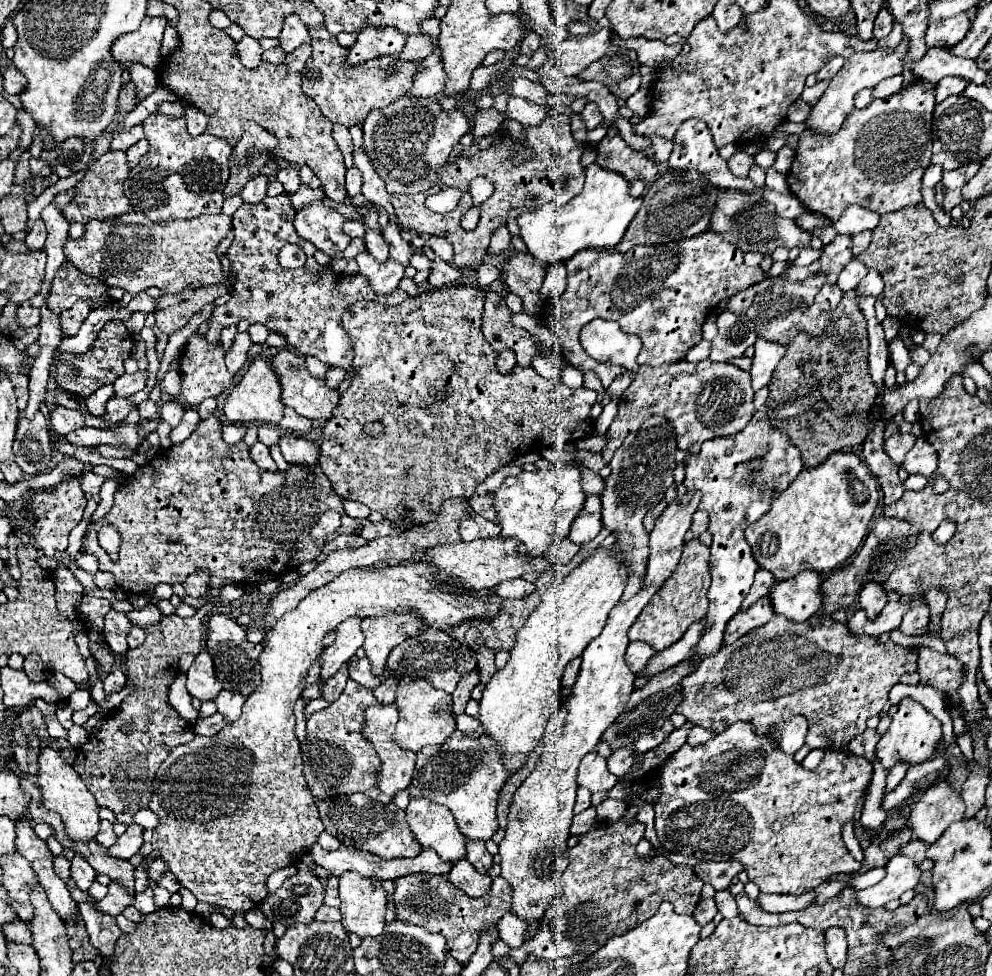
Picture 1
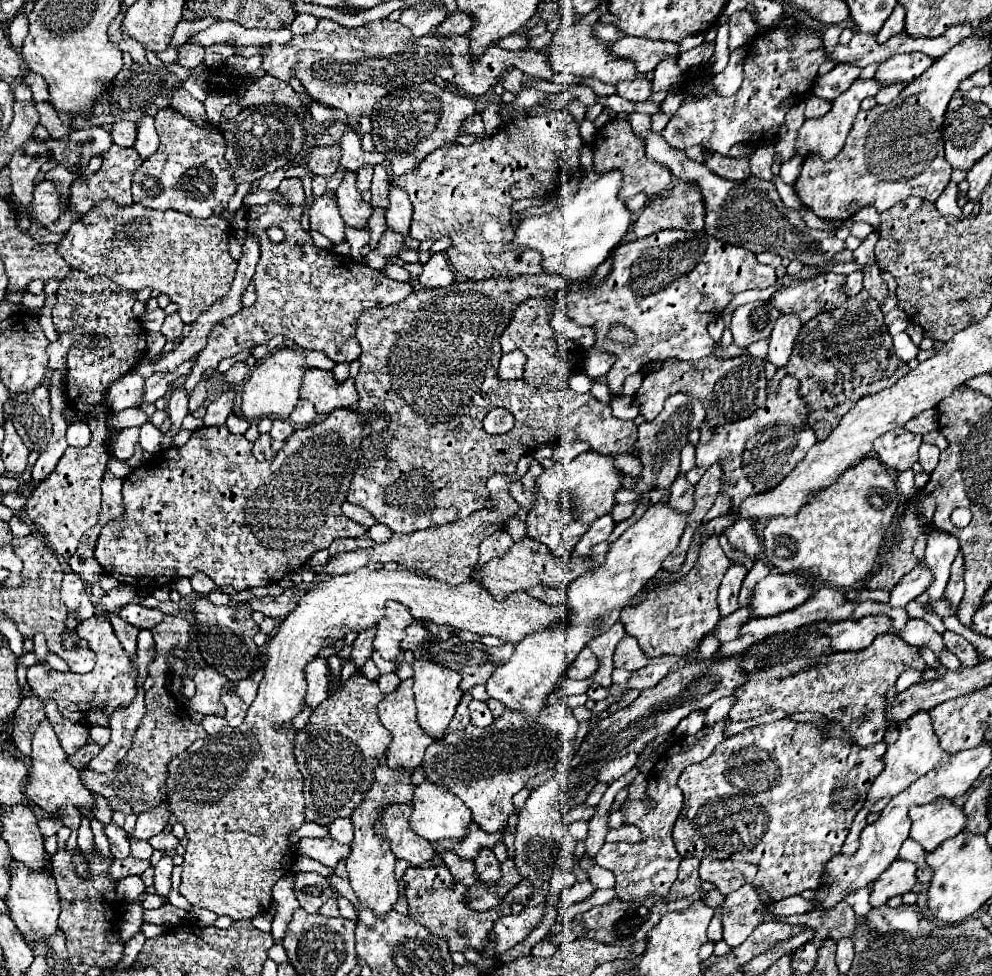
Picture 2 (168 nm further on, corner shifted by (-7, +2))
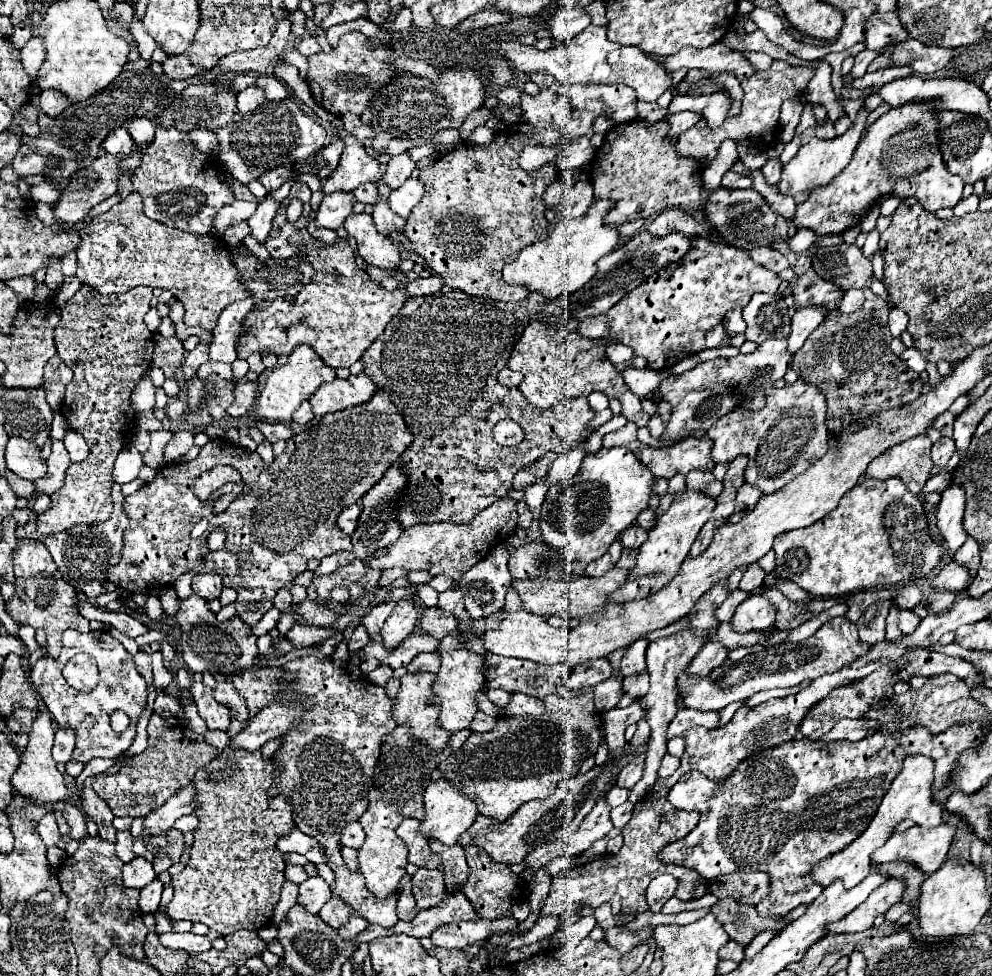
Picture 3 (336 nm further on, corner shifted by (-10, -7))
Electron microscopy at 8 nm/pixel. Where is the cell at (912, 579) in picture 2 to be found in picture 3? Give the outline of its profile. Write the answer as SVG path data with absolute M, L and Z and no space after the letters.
M948 562L930 582L930 590L950 590L950 592L960 592L966 588L968 584L968 572L960 566L960 564L954 564Z

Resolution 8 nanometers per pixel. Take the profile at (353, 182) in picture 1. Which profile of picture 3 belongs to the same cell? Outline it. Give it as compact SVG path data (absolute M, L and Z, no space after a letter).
M362 184L354 190L354 196L358 202L364 202L364 204L374 204L376 198L378 198L378 186L376 184Z

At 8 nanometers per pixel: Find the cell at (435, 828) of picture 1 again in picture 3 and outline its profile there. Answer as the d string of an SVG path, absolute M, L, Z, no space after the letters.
M430 782L424 792L424 818L420 834L428 840L440 840L446 846L458 844L460 834L472 826L478 816L476 804L462 796L450 782Z

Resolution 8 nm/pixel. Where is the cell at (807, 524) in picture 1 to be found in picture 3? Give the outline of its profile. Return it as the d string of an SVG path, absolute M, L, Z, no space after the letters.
M866 478L852 492L844 494L838 508L832 510L824 520L804 528L792 530L776 536L774 540L776 568L774 572L780 578L786 578L798 584L802 590L812 596L844 596L864 590L882 590L898 584L912 582L916 578L928 576L942 558L942 546L930 538L926 516L922 510L922 498L908 492L906 484L900 478L876 480Z

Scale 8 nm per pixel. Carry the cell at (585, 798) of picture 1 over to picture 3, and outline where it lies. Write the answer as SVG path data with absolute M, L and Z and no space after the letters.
M612 788L612 790L608 790L608 794L606 794L606 804L610 806L610 808L614 808L614 806L620 806L620 804L624 804L628 800L628 790L626 788Z

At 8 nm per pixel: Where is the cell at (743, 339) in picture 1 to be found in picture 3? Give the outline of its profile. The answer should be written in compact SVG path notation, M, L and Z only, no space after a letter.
M756 294L742 310L742 318L748 324L746 340L756 344L768 338L786 338L790 332L790 314L784 298L774 300L768 294Z

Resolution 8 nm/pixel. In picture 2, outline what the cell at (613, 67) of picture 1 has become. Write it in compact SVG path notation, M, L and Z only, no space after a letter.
M641 75L641 79L635 81L623 81L617 85L617 95L625 97L631 103L641 103L651 97L651 83Z

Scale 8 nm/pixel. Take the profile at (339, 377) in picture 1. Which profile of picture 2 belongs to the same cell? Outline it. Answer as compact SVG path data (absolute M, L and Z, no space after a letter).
M287 347L279 349L273 355L267 355L251 373L249 381L243 387L243 405L241 411L247 419L261 419L261 417L279 417L287 419L299 401L299 387L303 373L311 367L331 371L335 363L325 357L321 351L307 351L301 347Z

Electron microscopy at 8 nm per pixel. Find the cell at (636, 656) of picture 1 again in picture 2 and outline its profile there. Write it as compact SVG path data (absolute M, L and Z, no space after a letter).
M625 635L617 649L615 649L615 667L619 669L627 669L627 671L637 671L641 667L647 665L647 655L641 651L639 643L631 637L631 635Z

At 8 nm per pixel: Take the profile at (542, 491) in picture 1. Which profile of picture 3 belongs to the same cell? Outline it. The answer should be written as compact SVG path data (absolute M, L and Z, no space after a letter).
M602 448L598 454L584 458L572 480L548 488L540 516L540 538L560 552L566 550L566 556L574 556L576 562L588 564L600 558L608 544L636 522L638 512L648 506L652 484L654 476L628 448Z

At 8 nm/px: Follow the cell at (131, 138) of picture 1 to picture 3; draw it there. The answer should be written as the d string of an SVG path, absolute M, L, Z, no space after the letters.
M116 128L106 136L102 146L108 154L114 154L114 156L116 154L130 154L134 150L134 140L126 128Z

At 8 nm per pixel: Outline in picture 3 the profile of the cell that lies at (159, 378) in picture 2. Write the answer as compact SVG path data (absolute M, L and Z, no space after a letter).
M198 344L192 352L186 354L184 358L184 364L182 364L182 374L184 374L184 380L190 380L192 374L196 374L196 370L208 360L208 344Z

